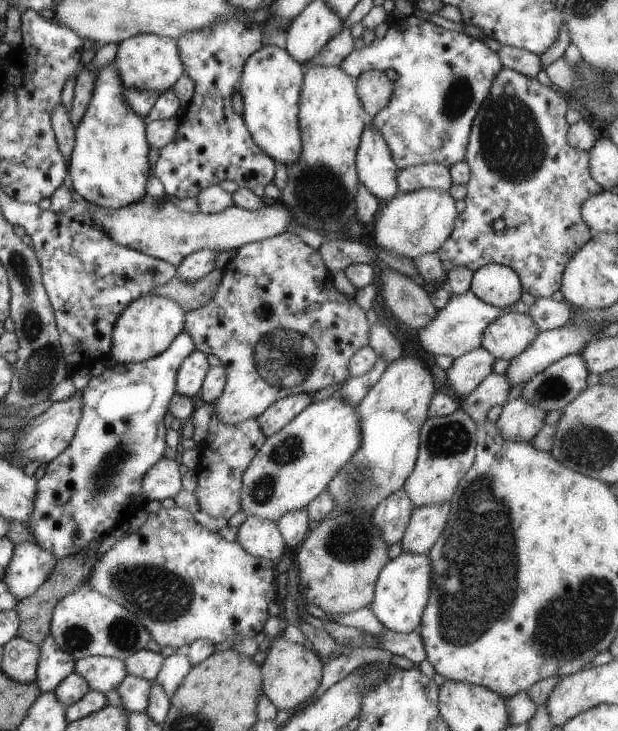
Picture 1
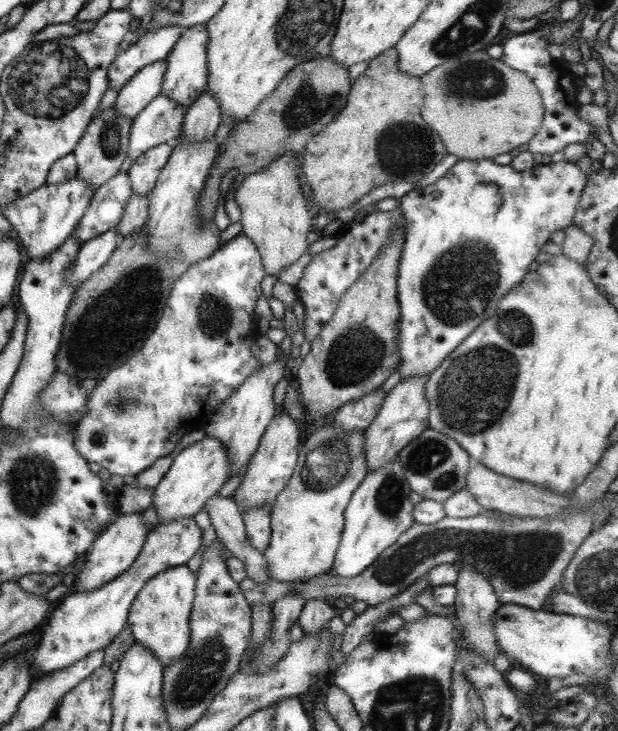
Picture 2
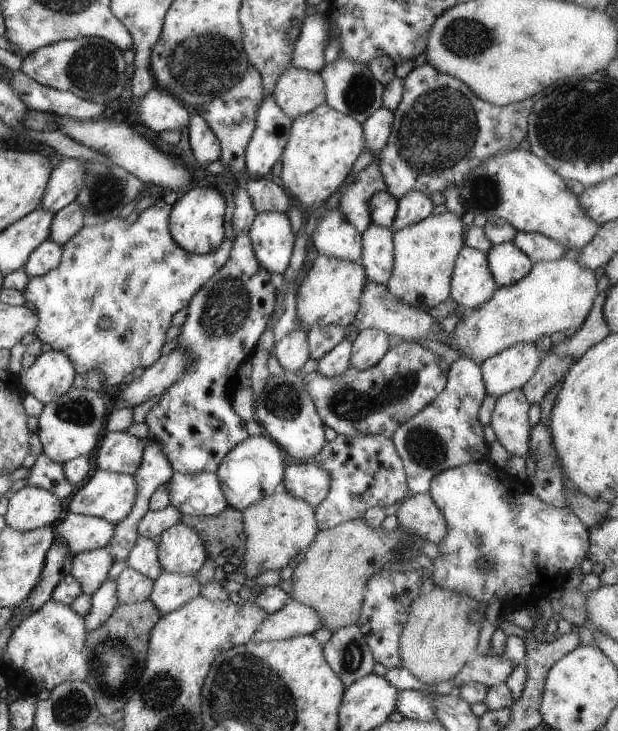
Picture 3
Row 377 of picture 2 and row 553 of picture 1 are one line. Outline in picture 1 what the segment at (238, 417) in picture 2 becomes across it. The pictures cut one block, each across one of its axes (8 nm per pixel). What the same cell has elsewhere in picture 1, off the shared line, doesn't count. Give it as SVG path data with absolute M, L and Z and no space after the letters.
M248 516L238 528L238 544L254 558L277 562L283 556L286 542L276 522Z

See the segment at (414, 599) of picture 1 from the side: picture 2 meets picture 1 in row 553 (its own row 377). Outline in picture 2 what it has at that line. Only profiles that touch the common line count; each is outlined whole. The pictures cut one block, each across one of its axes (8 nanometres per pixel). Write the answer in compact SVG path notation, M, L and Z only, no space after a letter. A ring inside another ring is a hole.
M480 159L480 160L458 160L453 166L440 177L436 182L427 185L425 187L419 187L410 190L404 195L398 202L398 208L400 208L404 214L406 221L406 232L404 232L404 248L402 248L402 256L400 256L400 265L398 269L398 281L397 281L397 298L400 304L401 314L398 318L399 329L399 350L398 350L398 370L401 380L414 377L416 375L428 375L432 374L434 369L438 368L438 365L448 359L451 352L462 344L462 342L470 336L470 334L480 325L486 318L492 316L496 310L498 310L498 304L502 301L502 296L505 296L508 292L511 292L528 274L529 266L536 260L536 256L540 252L542 246L550 240L552 232L556 230L564 230L566 226L573 224L574 214L576 212L576 206L578 206L578 200L582 196L582 190L586 186L588 180L588 173L580 170L577 163L571 163L566 160L554 163L551 161L546 165L534 164L532 169L518 171L518 168L513 168L512 165L500 165L496 164L492 159ZM478 184L495 184L500 188L502 192L502 205L498 208L498 211L494 215L481 216L474 210L470 210L466 205L468 194L474 190L474 186Z

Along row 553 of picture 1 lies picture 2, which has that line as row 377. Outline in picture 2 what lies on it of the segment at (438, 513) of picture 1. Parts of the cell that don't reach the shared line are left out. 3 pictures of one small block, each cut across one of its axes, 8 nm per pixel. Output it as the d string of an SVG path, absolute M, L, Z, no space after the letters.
M416 375L402 379L388 392L378 415L364 431L364 455L366 455L368 473L398 458L398 453L429 427L429 403L424 387L428 377L428 375Z

